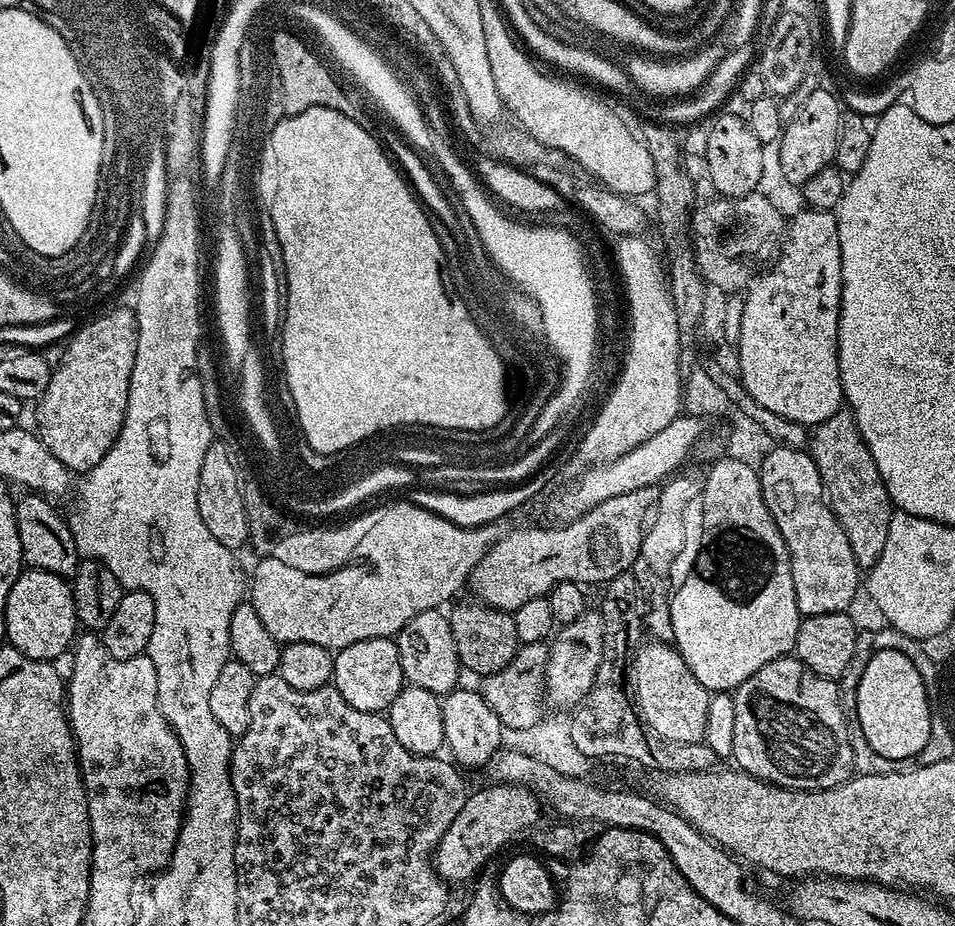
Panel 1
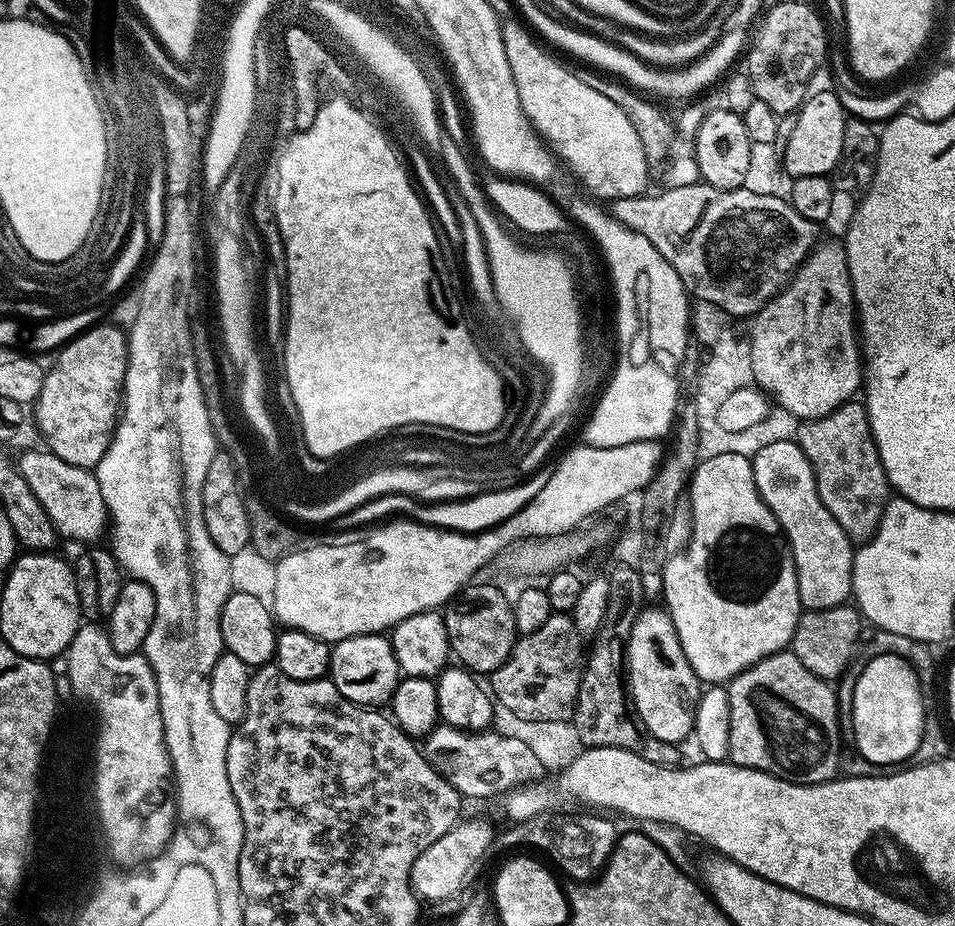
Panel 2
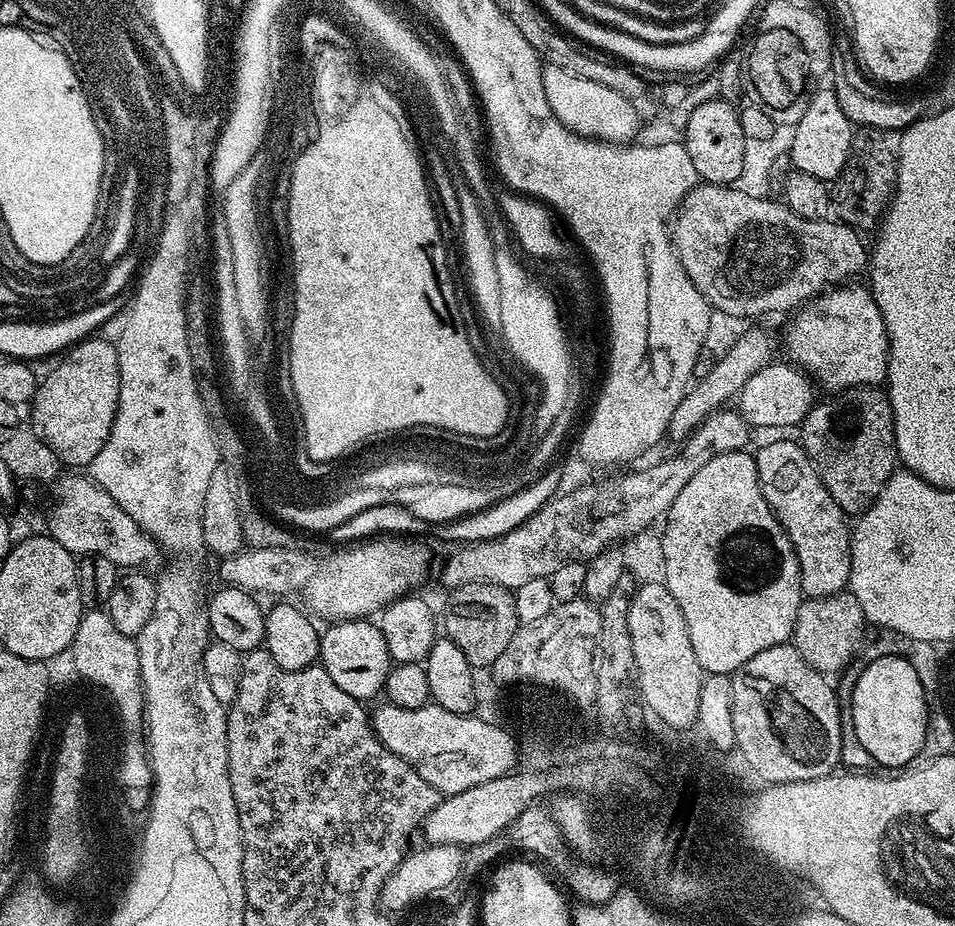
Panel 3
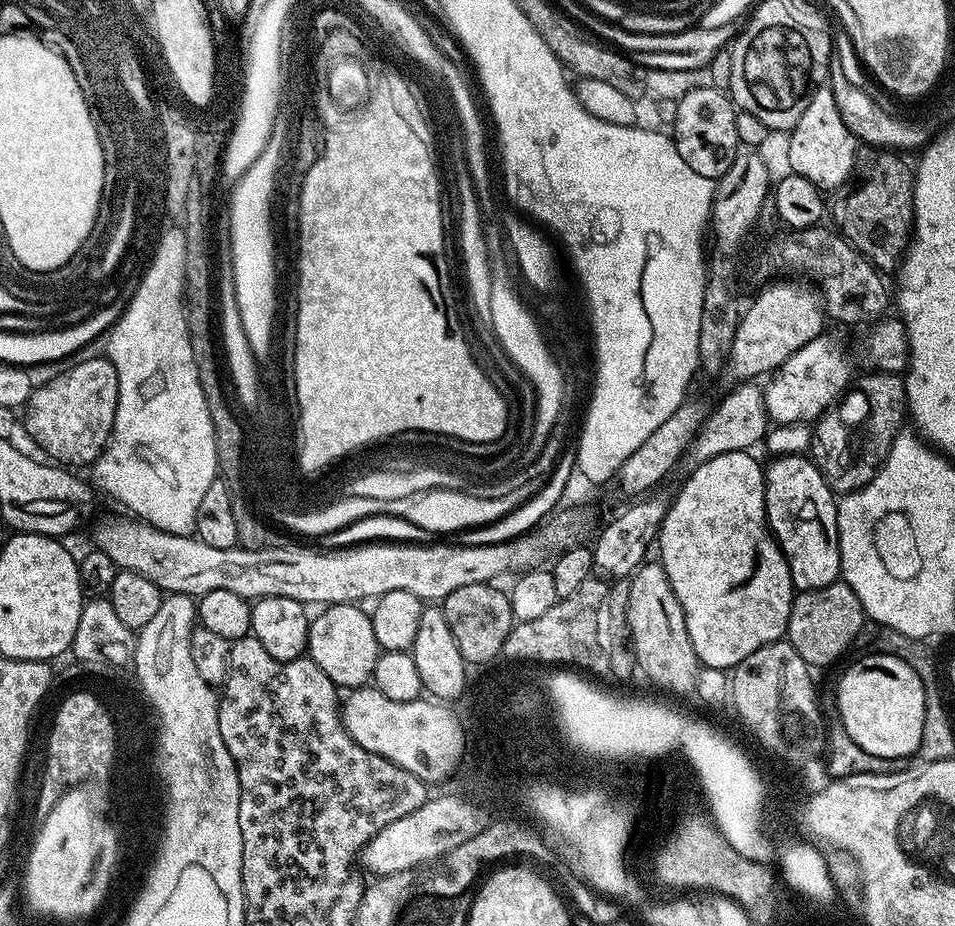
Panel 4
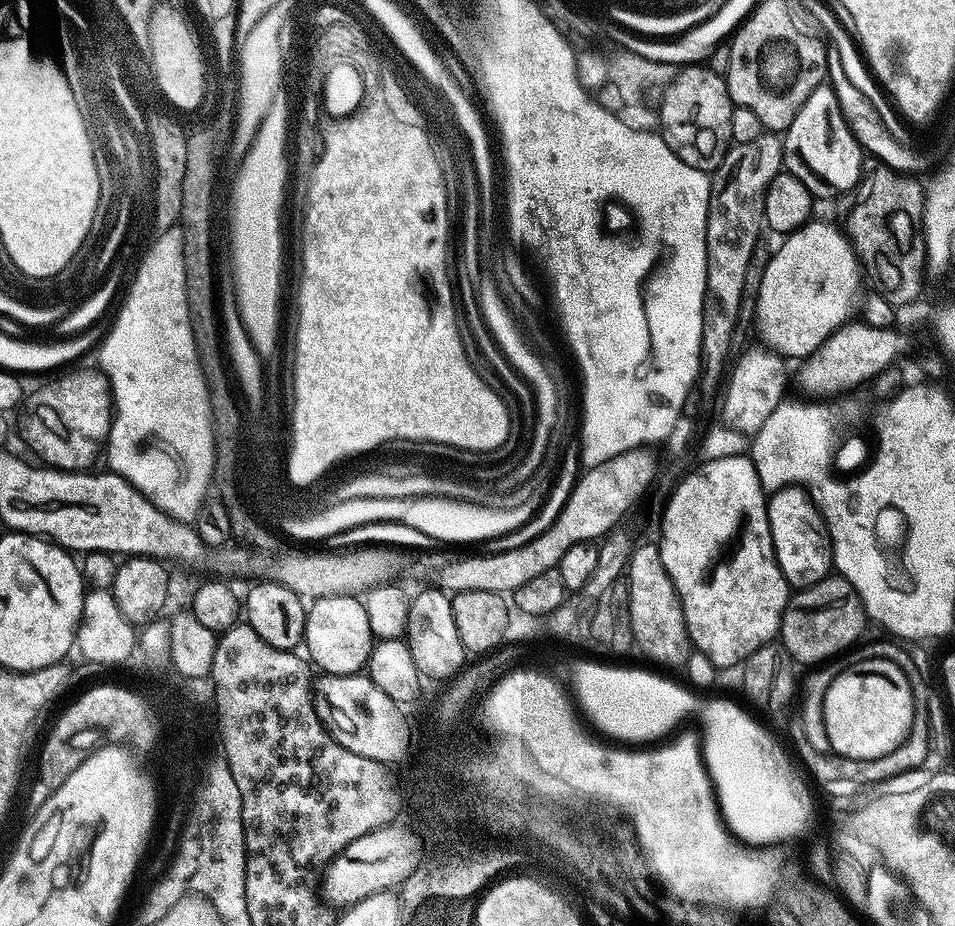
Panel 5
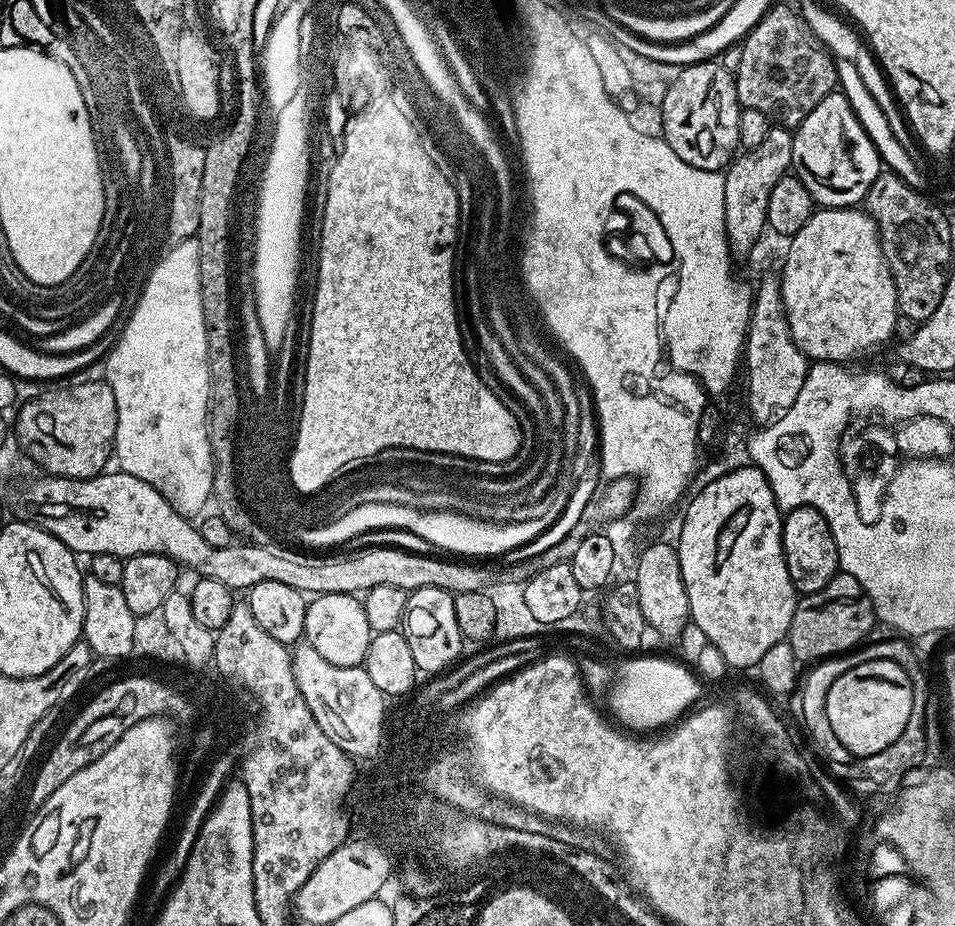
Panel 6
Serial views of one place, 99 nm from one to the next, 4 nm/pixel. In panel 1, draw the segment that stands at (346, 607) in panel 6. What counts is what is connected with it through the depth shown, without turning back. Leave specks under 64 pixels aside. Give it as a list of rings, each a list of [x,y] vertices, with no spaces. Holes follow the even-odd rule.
[[[370,638],[339,649],[334,656],[331,683],[354,710],[383,713],[406,684],[395,639]]]

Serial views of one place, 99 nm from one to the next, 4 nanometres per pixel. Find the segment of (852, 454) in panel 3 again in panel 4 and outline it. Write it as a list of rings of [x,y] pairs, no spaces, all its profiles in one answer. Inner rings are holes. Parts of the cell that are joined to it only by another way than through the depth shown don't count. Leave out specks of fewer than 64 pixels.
[[[874,370],[869,373],[859,380],[858,386],[868,400],[870,406],[870,428],[876,433],[871,436],[868,442],[864,458],[854,464],[847,463],[842,468],[839,476],[832,477],[831,473],[824,475],[824,479],[829,481],[829,487],[838,494],[855,493],[852,491],[860,489],[869,481],[871,483],[875,479],[877,462],[888,453],[897,433],[903,427],[903,420],[906,420],[907,400],[905,398],[903,377],[893,372],[878,372]]]

